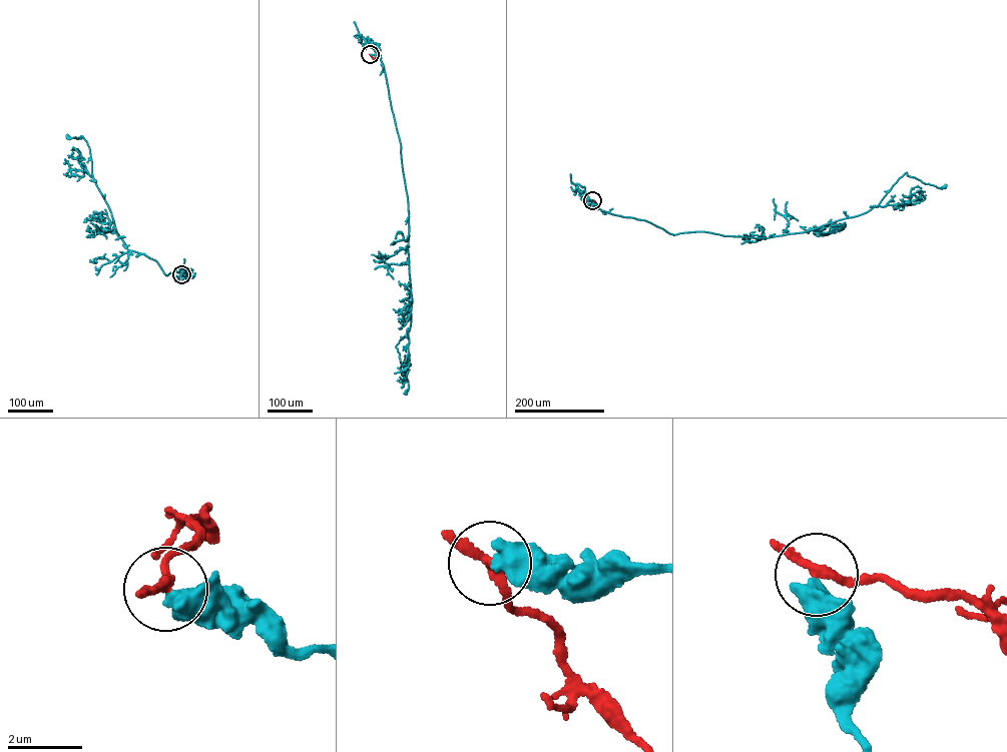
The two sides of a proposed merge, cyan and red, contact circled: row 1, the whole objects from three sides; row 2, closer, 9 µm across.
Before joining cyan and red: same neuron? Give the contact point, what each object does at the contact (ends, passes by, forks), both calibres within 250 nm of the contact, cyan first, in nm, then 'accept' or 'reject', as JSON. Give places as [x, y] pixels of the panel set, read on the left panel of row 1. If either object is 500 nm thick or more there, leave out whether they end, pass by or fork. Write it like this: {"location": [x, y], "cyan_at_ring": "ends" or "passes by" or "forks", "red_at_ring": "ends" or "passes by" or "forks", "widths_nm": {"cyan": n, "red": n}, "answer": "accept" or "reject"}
{"location": [181, 274], "widths_nm": {"cyan": 600, "red": 220}, "answer": "reject"}

